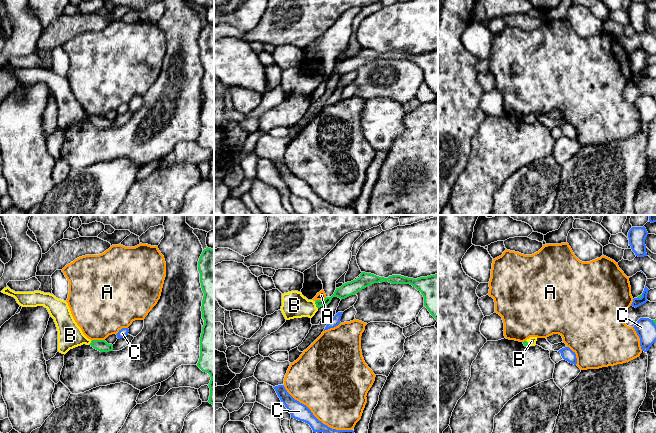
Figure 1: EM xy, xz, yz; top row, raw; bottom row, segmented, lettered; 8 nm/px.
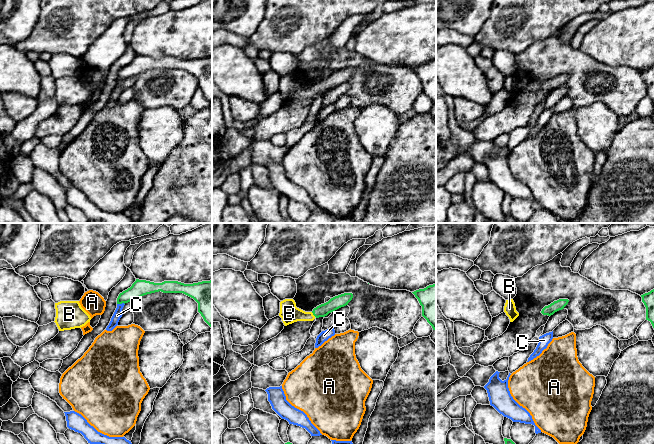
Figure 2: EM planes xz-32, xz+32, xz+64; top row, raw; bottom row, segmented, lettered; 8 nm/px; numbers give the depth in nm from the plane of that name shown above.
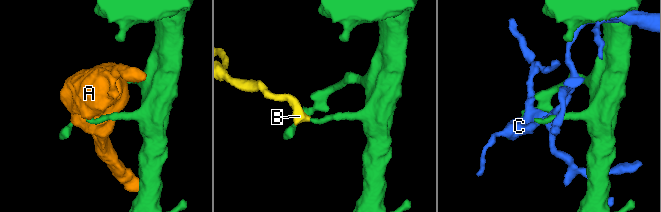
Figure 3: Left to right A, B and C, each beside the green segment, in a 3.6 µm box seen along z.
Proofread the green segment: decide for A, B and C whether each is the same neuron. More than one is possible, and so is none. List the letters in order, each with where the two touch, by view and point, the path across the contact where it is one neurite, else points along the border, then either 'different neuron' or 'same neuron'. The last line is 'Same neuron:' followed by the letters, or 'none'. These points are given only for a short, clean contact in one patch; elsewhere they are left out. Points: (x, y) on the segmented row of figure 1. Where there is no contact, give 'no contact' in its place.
A: xy (97, 340) | different neuron
B: xz (316, 305) | across xz (342, 292), (316, 305), (294, 305) | same neuron
C: yz (639, 297) | different neuron
Same neuron: B

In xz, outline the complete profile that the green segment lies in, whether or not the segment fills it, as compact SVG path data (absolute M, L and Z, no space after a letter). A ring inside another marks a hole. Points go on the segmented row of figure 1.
M362 272L360 277L336 288L331 297L322 300L308 300L301 292L291 291L282 294L281 311L286 320L294 318L312 318L320 307L328 305L333 297L341 300L357 294L360 290L374 284L388 281L391 284L410 284L415 287L424 297L424 306L430 314L438 321L438 274L417 279L392 275L388 278L379 277L371 273Z

